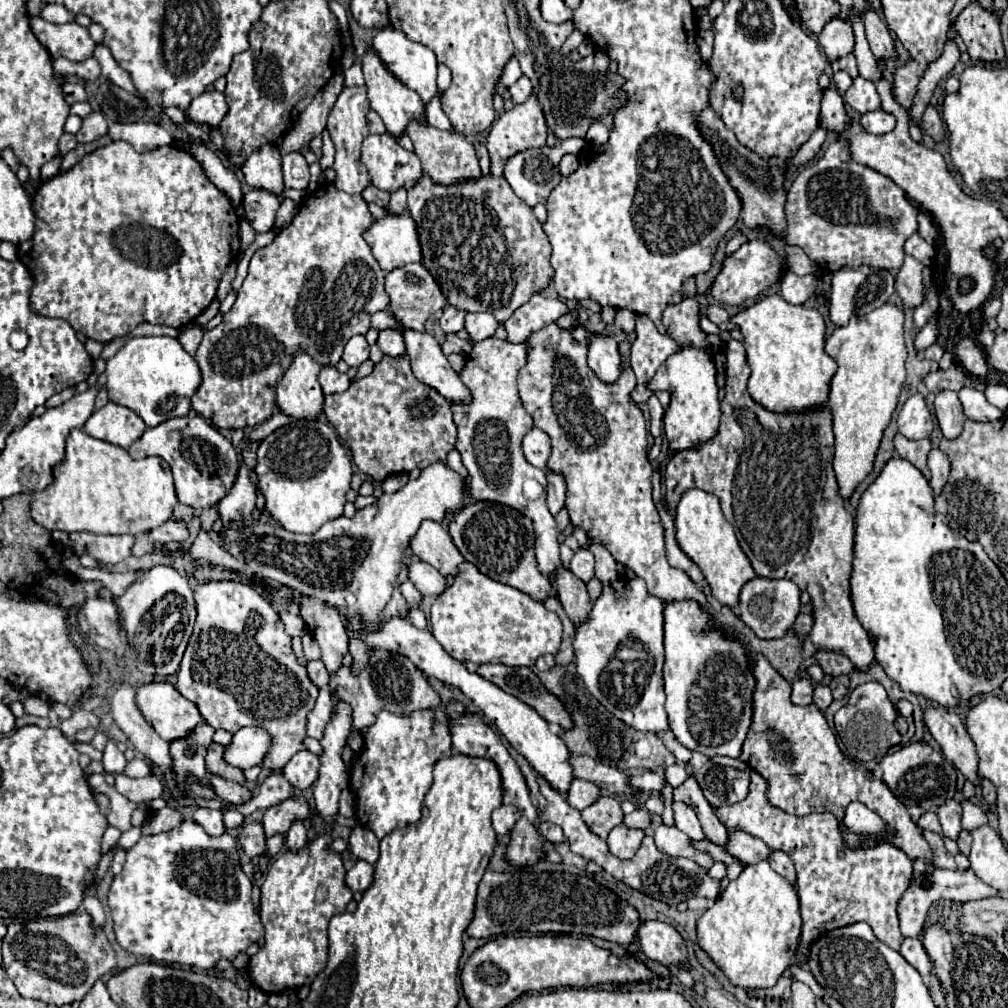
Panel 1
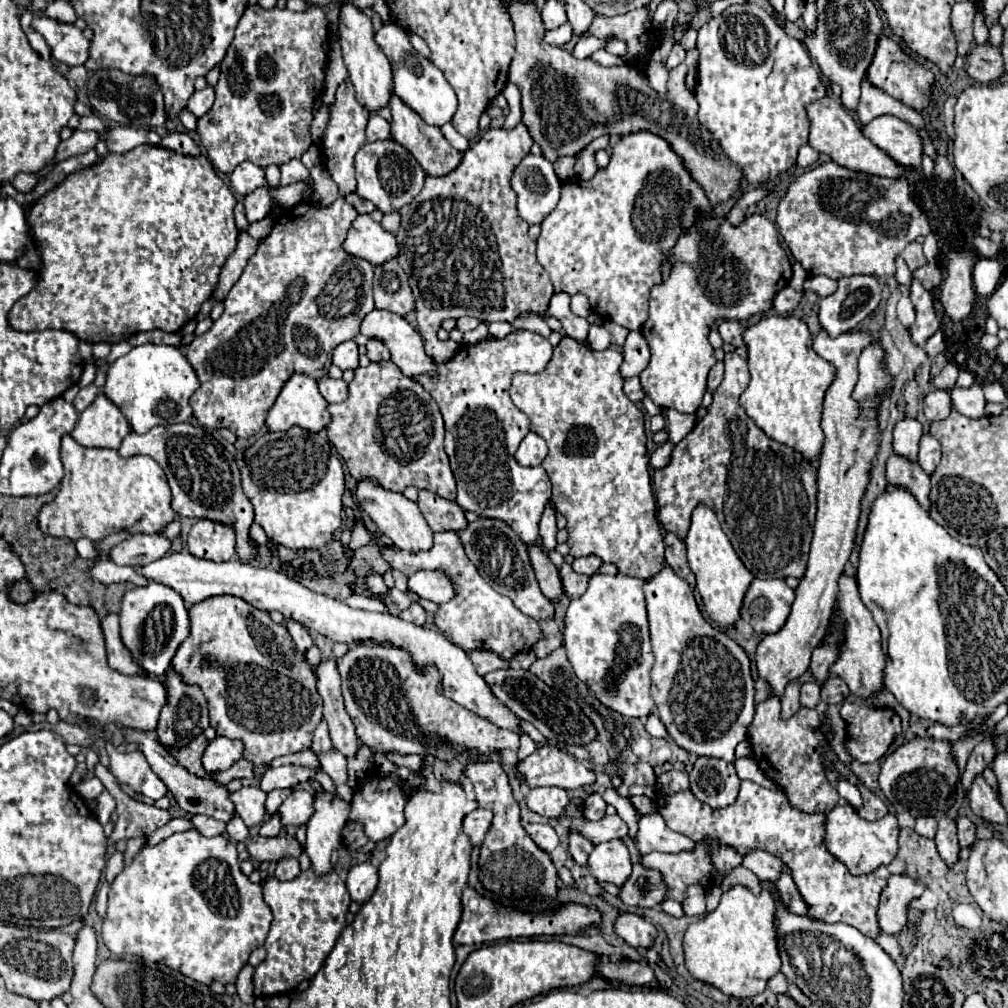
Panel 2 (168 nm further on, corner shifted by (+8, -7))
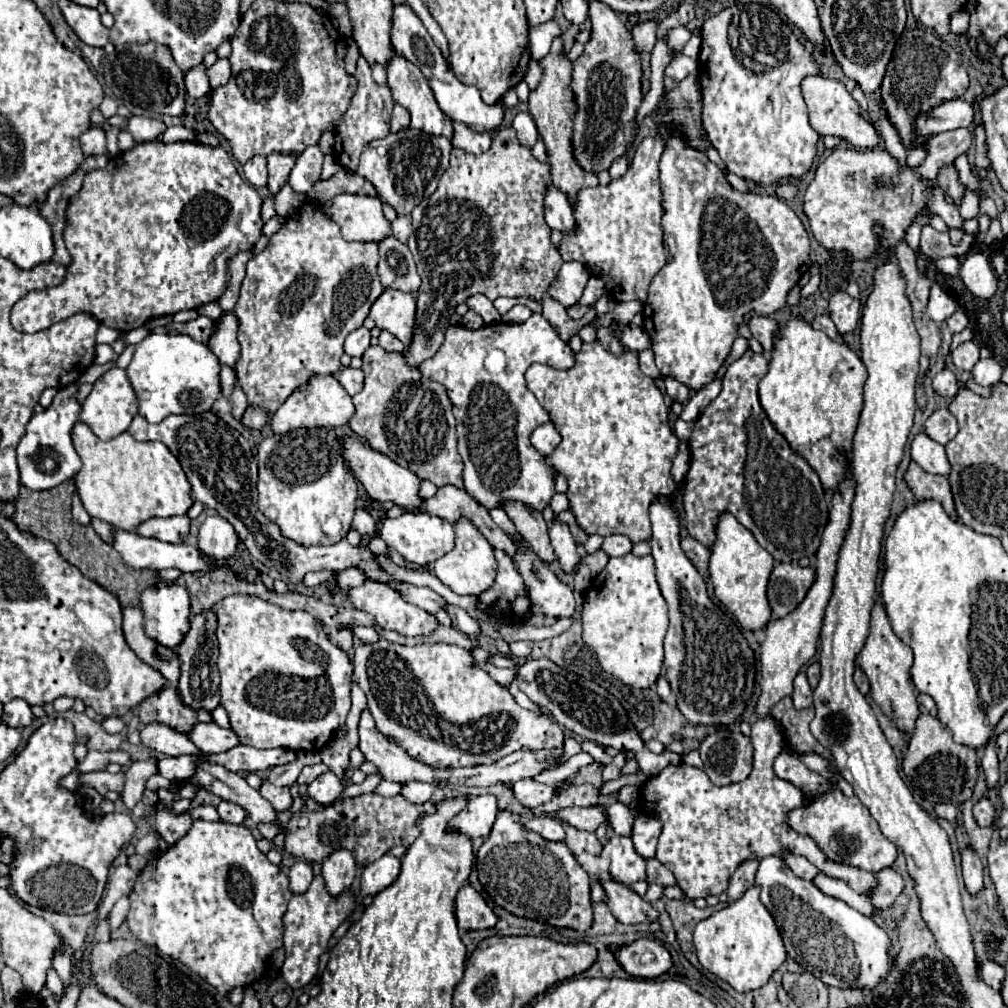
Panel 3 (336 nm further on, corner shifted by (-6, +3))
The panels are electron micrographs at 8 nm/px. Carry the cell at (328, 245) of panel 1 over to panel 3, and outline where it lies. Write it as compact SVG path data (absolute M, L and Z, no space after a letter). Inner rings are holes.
M304 203L304 207L300 207L292 217L286 219L286 223L282 225L282 229L270 237L270 243L266 245L266 249L262 253L258 253L246 267L246 277L242 281L240 287L240 297L238 303L234 307L234 315L238 317L238 343L240 343L240 359L234 367L236 371L236 383L234 387L240 387L246 397L248 397L248 405L260 407L264 409L268 415L274 415L276 409L298 389L302 387L312 375L334 375L342 369L340 365L340 357L344 355L344 339L348 333L352 333L354 329L362 327L364 319L368 317L370 307L374 305L374 301L384 293L384 287L380 283L378 277L378 245L376 243L348 243L342 239L342 233L338 229L338 223L332 221L330 217L326 217L326 213L322 213L322 209L318 205L312 203Z

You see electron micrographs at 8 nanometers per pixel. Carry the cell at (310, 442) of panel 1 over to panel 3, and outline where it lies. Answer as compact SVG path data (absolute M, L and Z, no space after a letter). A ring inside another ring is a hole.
M292 429L284 435L270 435L262 439L258 445L258 509L274 521L282 535L300 543L300 545L332 545L338 539L330 539L322 531L322 523L334 515L342 523L340 537L346 537L348 529L352 527L352 517L356 511L356 499L358 499L358 483L356 477L346 465L346 459L342 457L342 445L334 433L334 429Z

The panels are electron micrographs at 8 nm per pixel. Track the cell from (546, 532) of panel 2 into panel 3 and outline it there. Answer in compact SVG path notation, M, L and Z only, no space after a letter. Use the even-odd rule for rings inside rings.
M554 519L552 525L550 525L550 543L556 551L556 557L558 557L558 563L562 565L564 573L572 573L574 567L578 565L578 559L580 555L576 553L576 541L568 529L566 523Z

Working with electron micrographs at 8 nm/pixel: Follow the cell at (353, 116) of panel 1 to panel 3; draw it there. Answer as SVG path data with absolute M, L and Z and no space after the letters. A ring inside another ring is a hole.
M364 57L358 59L358 67L356 67L356 73L354 73L358 85L356 85L356 93L352 97L352 103L350 103L350 109L342 115L342 119L338 121L338 127L336 127L336 143L334 143L334 157L338 157L338 163L344 167L344 169L350 169L350 171L356 171L358 167L358 159L362 155L362 149L364 145L368 145L370 141L374 139L382 139L388 135L390 131L390 113L392 113L392 107L394 107L394 99L392 99L392 93L388 87L382 87L378 85L374 79L372 79L372 71L370 71L370 65L366 63Z

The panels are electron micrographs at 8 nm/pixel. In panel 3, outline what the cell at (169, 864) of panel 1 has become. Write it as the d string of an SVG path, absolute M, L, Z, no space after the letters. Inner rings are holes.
M194 821L182 839L138 873L134 889L128 895L130 913L126 925L136 939L182 961L222 995L228 995L232 987L248 987L262 977L266 959L282 945L282 915L290 897L288 877L260 853L250 829L224 821Z

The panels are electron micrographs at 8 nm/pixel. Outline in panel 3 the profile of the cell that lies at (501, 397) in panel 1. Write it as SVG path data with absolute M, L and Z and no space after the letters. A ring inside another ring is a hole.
M540 313L518 325L496 323L478 331L464 329L462 325L448 327L438 353L418 367L424 377L448 389L458 423L456 433L458 453L464 461L464 489L486 509L508 501L522 501L526 507L542 513L556 495L554 479L558 471L530 443L532 431L550 421L524 381L526 369L534 361L554 369L570 369L574 365L574 351L554 333L554 327Z

